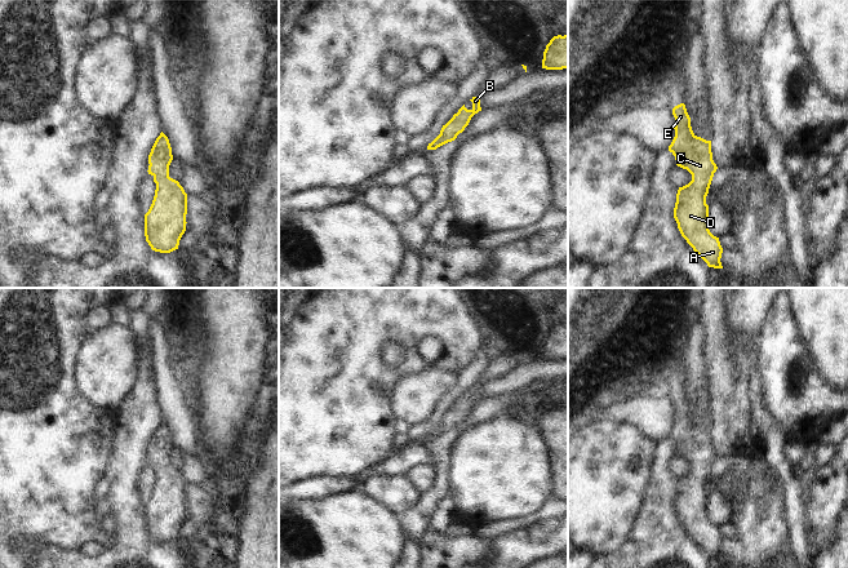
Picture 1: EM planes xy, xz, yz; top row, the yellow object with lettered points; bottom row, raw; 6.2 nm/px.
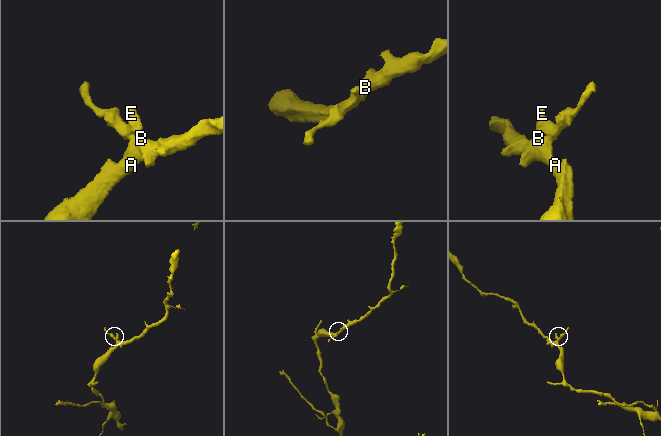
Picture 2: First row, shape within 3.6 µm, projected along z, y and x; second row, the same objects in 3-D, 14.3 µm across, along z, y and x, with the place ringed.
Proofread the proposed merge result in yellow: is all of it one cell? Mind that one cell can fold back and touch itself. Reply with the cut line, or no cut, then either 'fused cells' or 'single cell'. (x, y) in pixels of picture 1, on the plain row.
cut none; single cell

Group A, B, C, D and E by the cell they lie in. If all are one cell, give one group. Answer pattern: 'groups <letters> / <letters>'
groups A B C D E

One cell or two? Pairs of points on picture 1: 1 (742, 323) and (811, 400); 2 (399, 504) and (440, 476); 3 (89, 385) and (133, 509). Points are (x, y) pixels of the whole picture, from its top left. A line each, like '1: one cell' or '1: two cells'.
1: two cells
2: two cells
3: two cells

